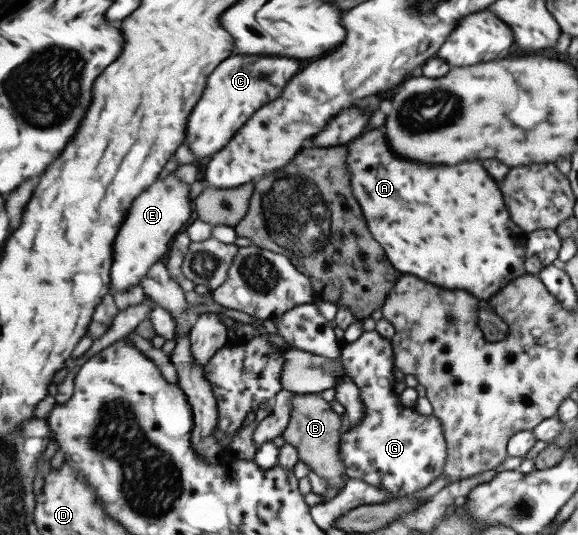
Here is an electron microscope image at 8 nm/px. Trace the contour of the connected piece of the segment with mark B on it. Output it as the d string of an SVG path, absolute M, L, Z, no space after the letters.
M298 393L291 397L290 403L292 404L290 423L283 431L282 438L297 448L301 461L321 479L325 478L329 486L335 486L337 490L342 491L341 476L347 476L347 465L343 463L340 444L344 433L339 432L343 424L343 415L334 412L329 401L325 400L320 393Z

